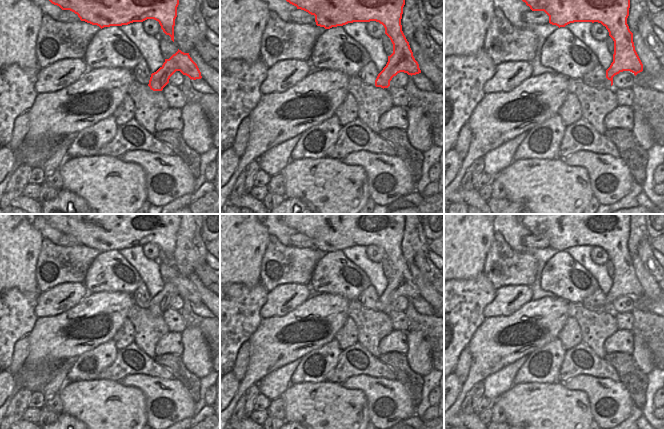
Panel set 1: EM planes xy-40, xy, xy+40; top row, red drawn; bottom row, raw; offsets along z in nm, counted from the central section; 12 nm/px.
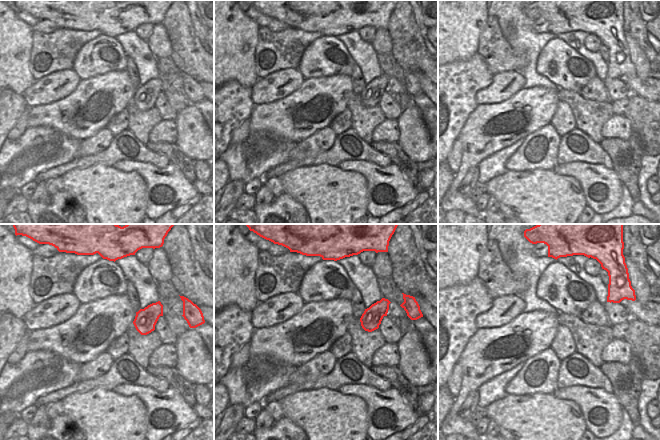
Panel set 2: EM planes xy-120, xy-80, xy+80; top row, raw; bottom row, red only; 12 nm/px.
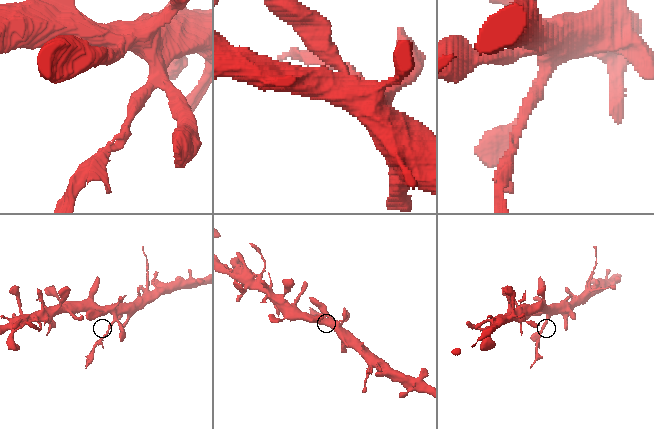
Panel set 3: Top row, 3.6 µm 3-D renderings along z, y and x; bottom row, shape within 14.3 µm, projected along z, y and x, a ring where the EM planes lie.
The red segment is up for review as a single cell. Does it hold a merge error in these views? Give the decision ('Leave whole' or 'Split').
Split

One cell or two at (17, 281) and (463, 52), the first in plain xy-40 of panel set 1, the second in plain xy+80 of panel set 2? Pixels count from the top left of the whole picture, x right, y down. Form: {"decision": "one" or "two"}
{"decision": "one"}

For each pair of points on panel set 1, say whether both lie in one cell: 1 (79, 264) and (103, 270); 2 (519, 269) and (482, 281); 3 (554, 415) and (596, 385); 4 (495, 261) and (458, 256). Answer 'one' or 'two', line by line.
1: two
2: two
3: two
4: two

